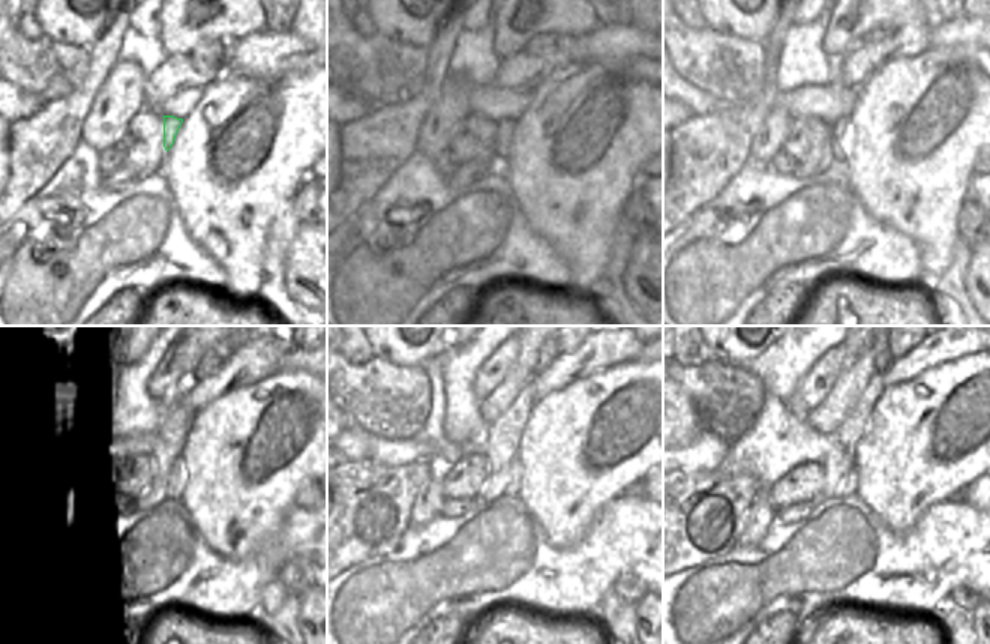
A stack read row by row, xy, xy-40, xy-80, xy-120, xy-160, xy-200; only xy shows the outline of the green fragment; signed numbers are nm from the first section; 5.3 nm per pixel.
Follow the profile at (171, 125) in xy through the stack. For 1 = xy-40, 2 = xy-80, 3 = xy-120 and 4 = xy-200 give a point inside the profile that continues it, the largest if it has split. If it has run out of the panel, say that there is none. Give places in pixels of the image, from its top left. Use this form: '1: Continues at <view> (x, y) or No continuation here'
1: Continues at xy-40 (504, 129)
2: Continues at xy-80 (842, 131)
3: Continues at xy-120 (177, 475)
4: Continues at xy-200 (849, 487).

